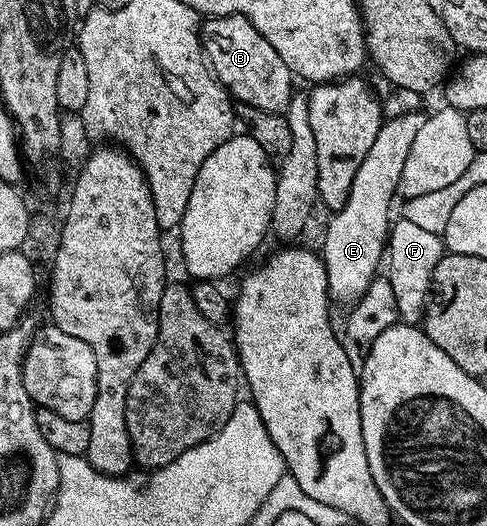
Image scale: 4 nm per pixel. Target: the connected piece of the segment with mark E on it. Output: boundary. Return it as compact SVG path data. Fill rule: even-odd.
M409 111L384 120L370 152L363 157L355 173L347 201L330 214L333 216L325 227L325 244L319 247L319 254L325 261L329 298L334 304L353 306L378 274L391 229L391 201L396 198L399 177L402 176L412 142L427 118L426 112Z

